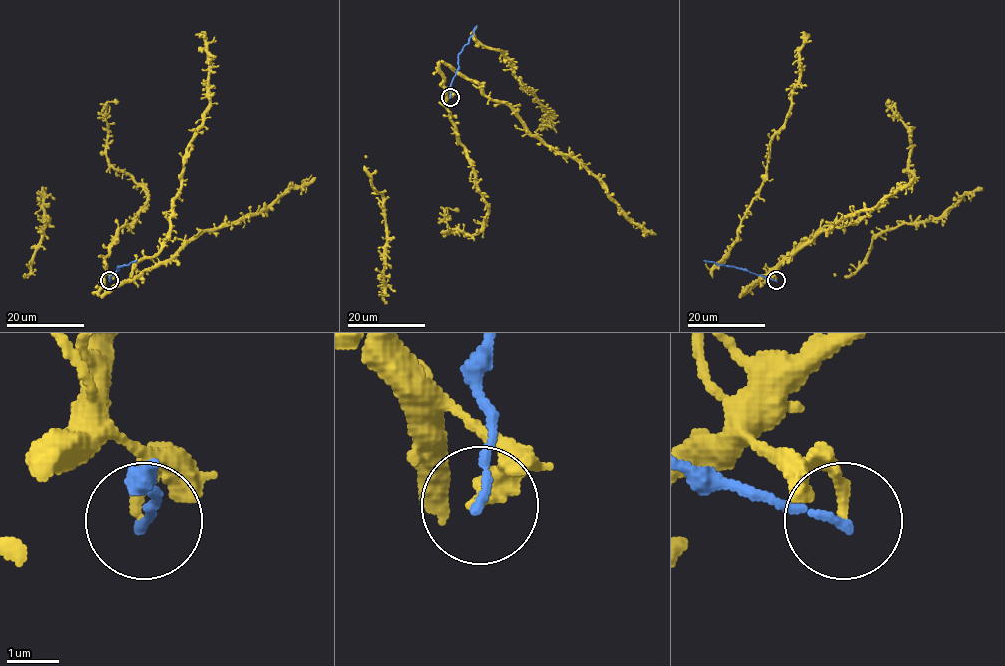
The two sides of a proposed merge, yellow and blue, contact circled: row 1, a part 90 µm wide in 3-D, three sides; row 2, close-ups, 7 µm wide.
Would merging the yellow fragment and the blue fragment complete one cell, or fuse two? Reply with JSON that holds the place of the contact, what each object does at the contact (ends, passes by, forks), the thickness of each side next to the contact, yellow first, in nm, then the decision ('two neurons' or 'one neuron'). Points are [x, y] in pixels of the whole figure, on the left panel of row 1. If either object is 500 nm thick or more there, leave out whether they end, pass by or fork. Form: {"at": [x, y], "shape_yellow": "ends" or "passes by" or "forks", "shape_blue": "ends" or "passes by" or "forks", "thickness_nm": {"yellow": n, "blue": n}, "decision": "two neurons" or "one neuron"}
{"at": [109, 280], "shape_yellow": "ends", "shape_blue": "ends", "thickness_nm": {"yellow": 200, "blue": 170}, "decision": "two neurons"}

